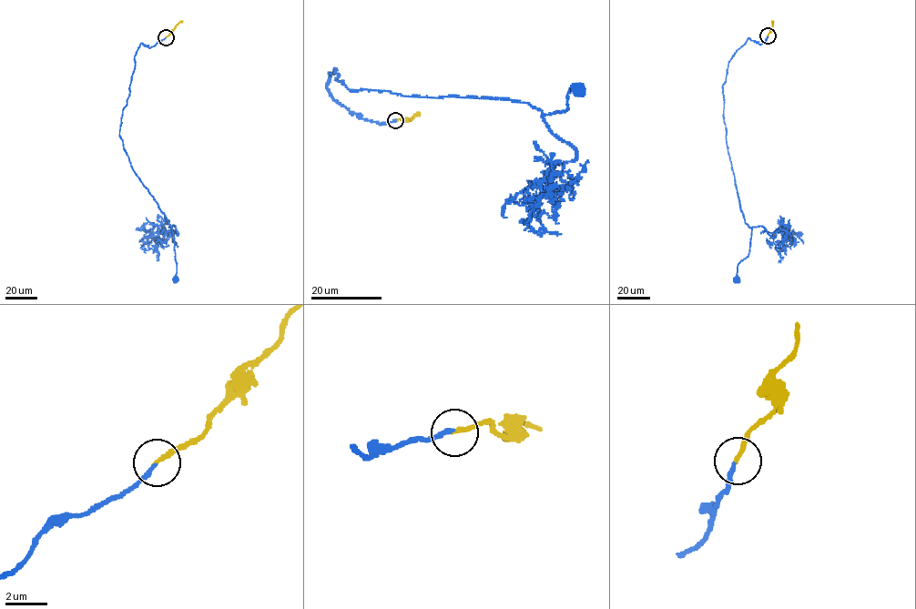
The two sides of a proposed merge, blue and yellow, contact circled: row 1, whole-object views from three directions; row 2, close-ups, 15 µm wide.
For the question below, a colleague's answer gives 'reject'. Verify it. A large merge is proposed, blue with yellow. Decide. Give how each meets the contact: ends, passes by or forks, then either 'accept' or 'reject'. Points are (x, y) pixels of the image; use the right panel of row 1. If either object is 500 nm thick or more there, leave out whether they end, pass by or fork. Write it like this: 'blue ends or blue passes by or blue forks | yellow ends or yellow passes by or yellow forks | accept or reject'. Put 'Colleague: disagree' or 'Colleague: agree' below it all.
blue ends | yellow ends | accept
Colleague: disagree

